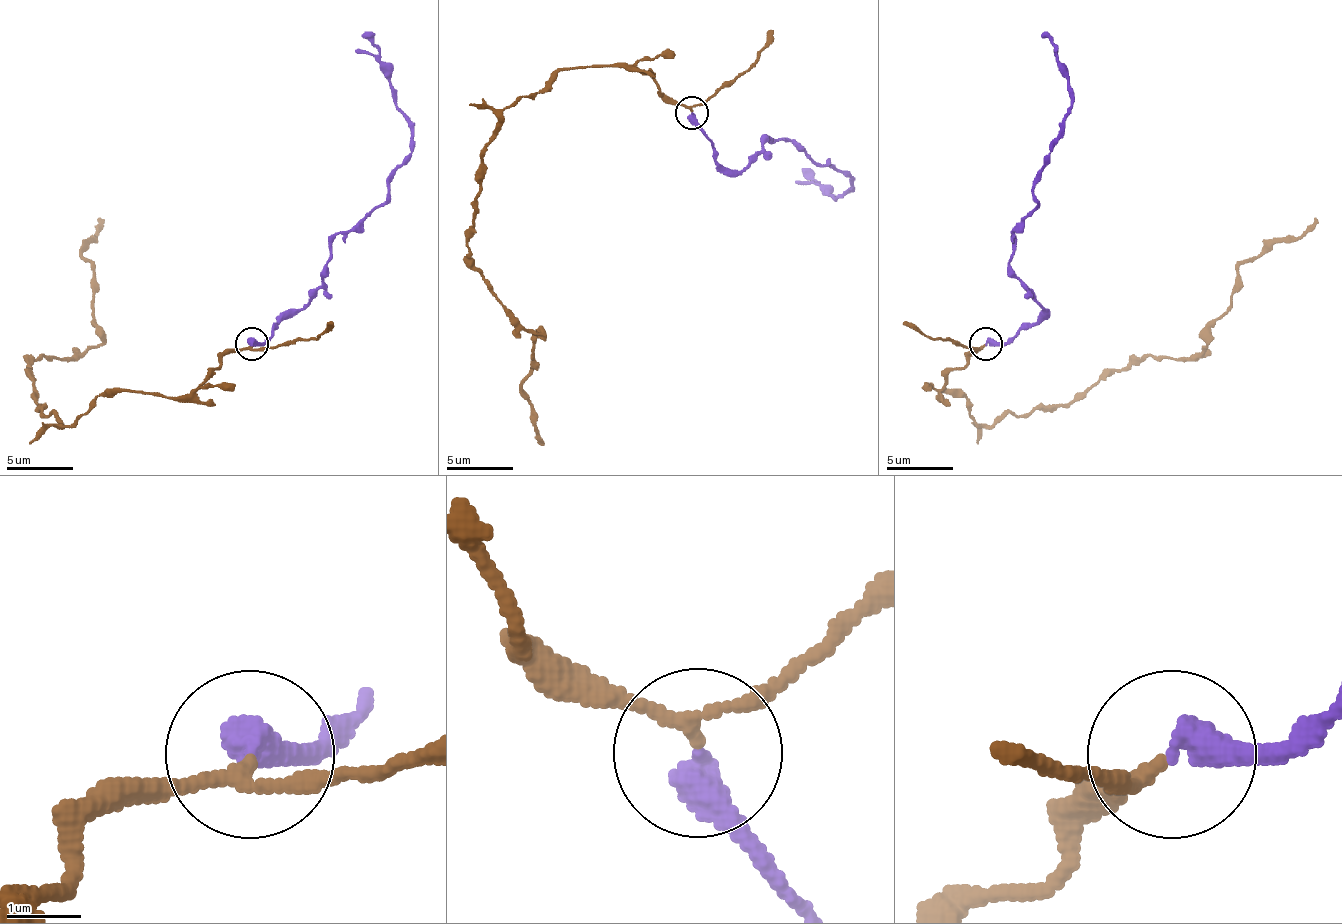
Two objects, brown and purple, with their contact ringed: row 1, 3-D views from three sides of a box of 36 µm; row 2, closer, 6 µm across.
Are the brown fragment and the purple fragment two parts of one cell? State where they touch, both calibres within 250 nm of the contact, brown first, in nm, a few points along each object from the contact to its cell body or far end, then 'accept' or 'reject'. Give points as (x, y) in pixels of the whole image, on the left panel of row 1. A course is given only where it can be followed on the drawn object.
(252, 344) | 150/440 nm | brown via (251, 345), (188, 395), (105, 391), (65, 424), (45, 415), (28, 368), (98, 345), (81, 252), (105, 222) | purple via (251, 345), (294, 315), (337, 235), (387, 198), (410, 152), (391, 69), (361, 36) | accept

